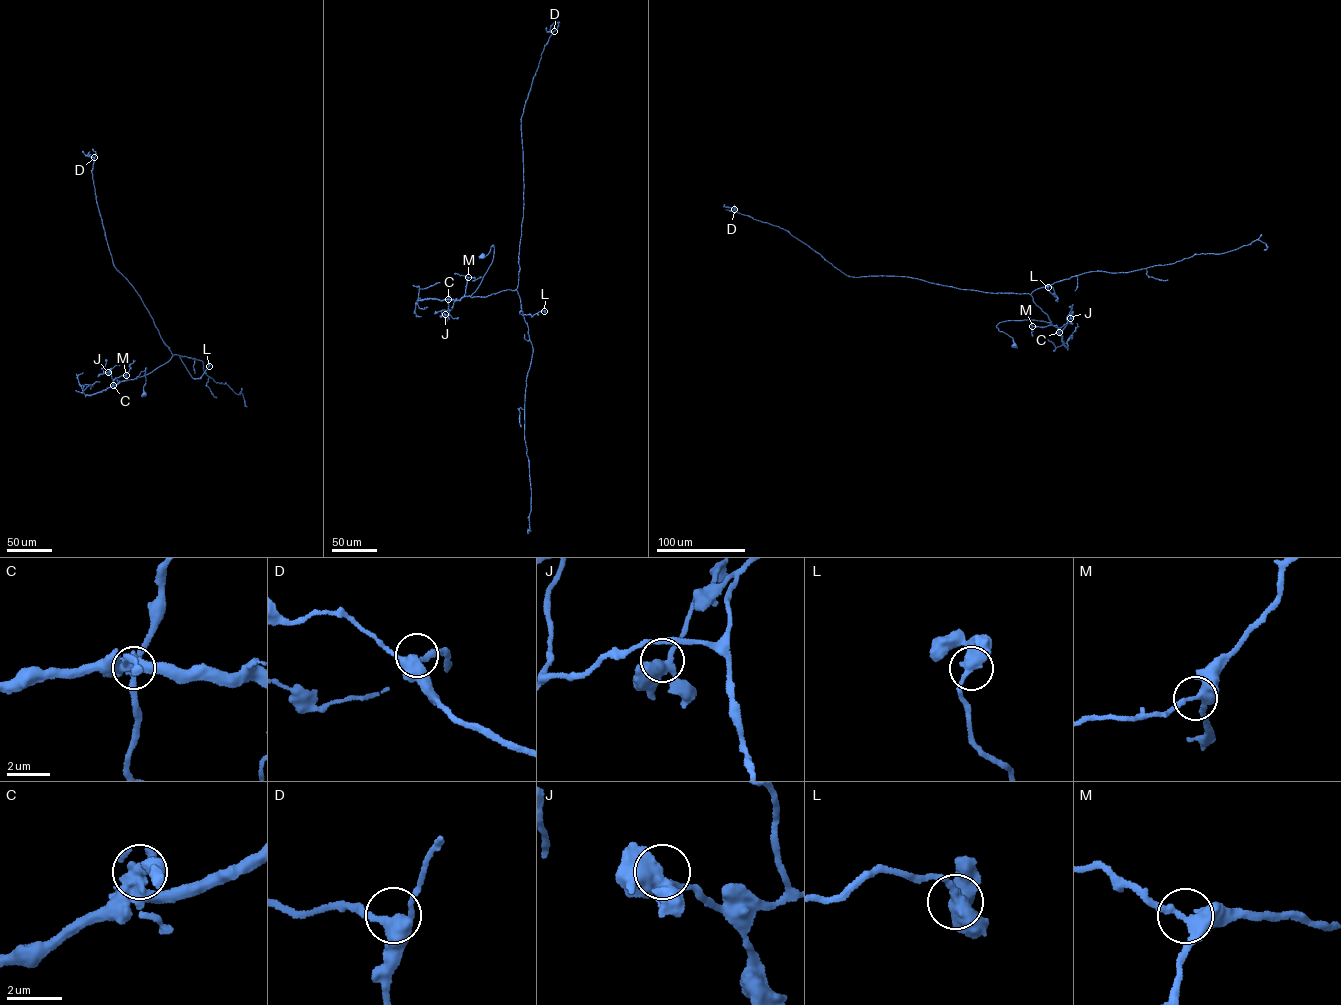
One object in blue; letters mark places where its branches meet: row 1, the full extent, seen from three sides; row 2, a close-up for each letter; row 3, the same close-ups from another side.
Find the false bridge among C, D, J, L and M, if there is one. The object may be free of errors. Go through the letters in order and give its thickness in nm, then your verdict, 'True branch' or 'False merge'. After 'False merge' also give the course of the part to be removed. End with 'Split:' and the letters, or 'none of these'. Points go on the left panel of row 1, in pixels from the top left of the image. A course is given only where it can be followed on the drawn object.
C: Thickness 400 nm. False merge. Course of the part to remove: (112, 385), (111, 372), (103, 373), (106, 360)
D: Thickness 380 nm. True branch
J: Thickness 440 nm. True branch
L: Thickness 440 nm. True branch
M: Thickness 340 nm. True branch
Split: C

